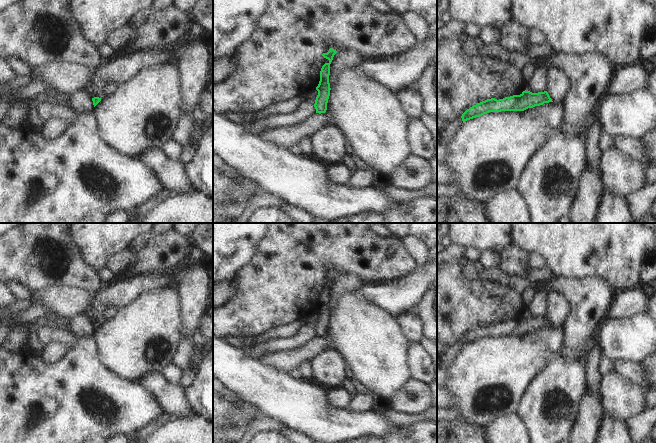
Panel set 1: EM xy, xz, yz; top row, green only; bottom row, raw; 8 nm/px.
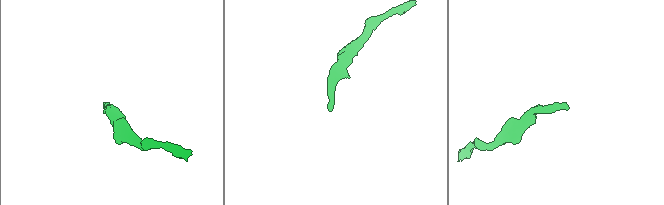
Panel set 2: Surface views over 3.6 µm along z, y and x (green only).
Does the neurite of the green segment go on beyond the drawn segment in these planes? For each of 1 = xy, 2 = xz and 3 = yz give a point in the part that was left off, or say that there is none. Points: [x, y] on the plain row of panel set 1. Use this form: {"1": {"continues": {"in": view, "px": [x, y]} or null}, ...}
{"1": {"continues": null}, "2": {"continues": null}, "3": {"continues": null}}

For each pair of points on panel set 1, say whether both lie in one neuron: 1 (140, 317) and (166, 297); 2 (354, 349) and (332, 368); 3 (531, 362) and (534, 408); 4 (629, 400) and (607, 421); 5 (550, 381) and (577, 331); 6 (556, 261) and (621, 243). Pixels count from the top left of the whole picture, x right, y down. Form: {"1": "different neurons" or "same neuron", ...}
{"1": "same neuron", "2": "different neurons", "3": "different neurons", "4": "different neurons", "5": "different neurons", "6": "same neuron"}

